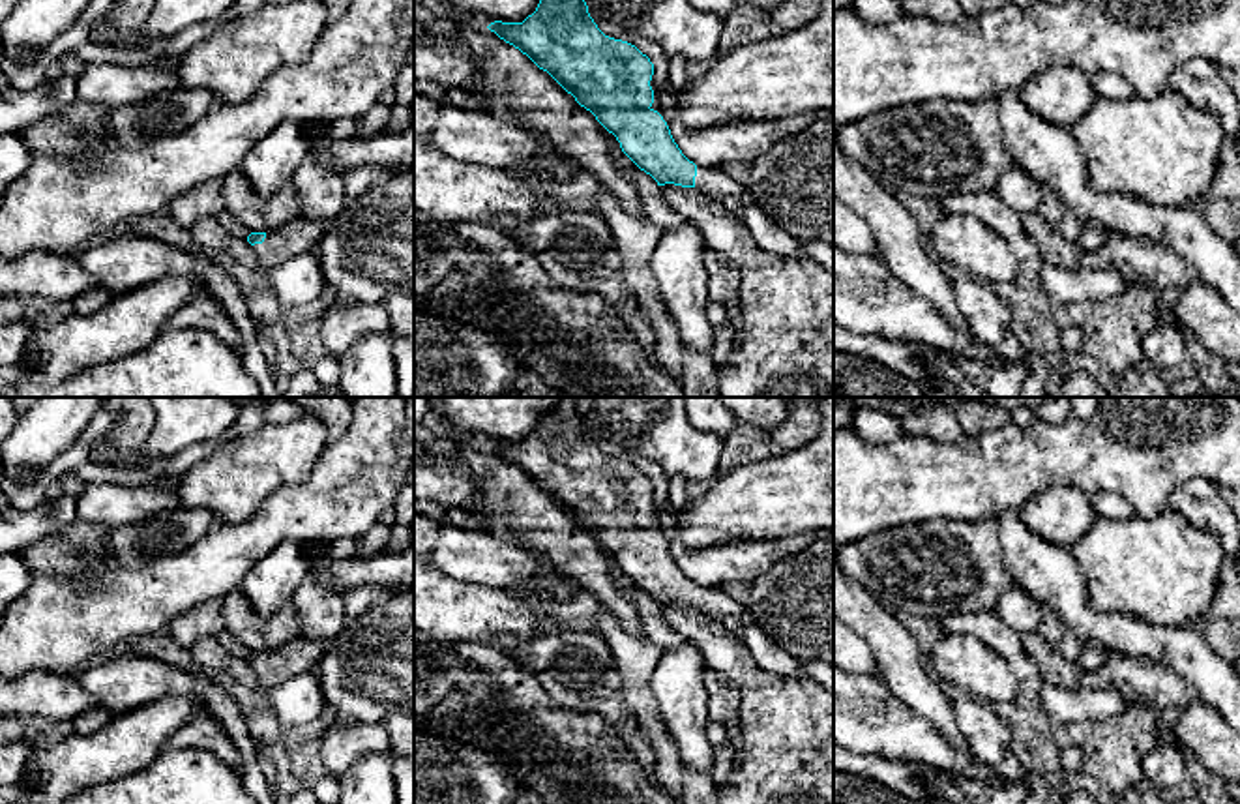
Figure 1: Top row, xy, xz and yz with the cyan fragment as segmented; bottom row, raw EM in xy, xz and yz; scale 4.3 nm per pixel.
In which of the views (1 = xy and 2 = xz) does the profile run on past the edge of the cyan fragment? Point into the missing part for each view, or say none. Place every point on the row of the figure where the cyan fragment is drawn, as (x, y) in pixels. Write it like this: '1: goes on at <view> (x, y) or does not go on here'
1: goes on at xy (302, 235)
2: goes on at xz (716, 184)

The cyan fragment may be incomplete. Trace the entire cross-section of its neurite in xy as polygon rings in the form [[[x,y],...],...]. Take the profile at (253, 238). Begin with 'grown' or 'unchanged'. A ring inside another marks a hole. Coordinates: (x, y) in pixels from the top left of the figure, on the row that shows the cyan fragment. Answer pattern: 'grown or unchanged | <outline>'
grown | [[[302,216],[270,232],[251,232],[247,242],[255,249],[258,264],[273,270],[290,257],[317,251],[324,231],[326,223]]]

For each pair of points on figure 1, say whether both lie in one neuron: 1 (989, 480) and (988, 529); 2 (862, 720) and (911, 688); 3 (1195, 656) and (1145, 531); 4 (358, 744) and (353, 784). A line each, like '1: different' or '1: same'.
1: different
2: different
3: different
4: different

